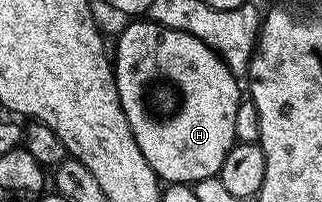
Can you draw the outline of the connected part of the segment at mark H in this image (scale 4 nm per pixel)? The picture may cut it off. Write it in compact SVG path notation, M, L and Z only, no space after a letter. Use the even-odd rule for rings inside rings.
M151 21L129 23L132 24L116 39L114 70L118 97L122 101L126 121L130 121L134 141L138 141L138 149L142 149L142 157L150 161L154 173L165 184L194 185L203 179L219 176L226 153L230 153L237 142L235 118L242 100L241 84L220 56L198 37L186 32L163 30Z

